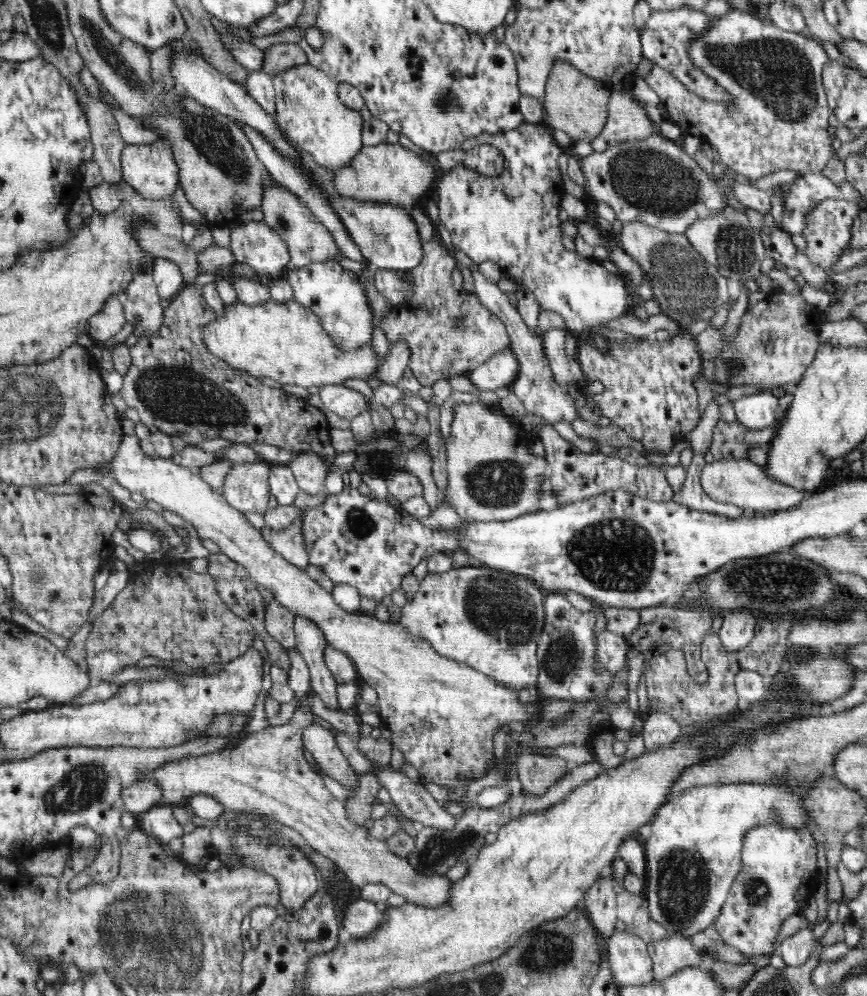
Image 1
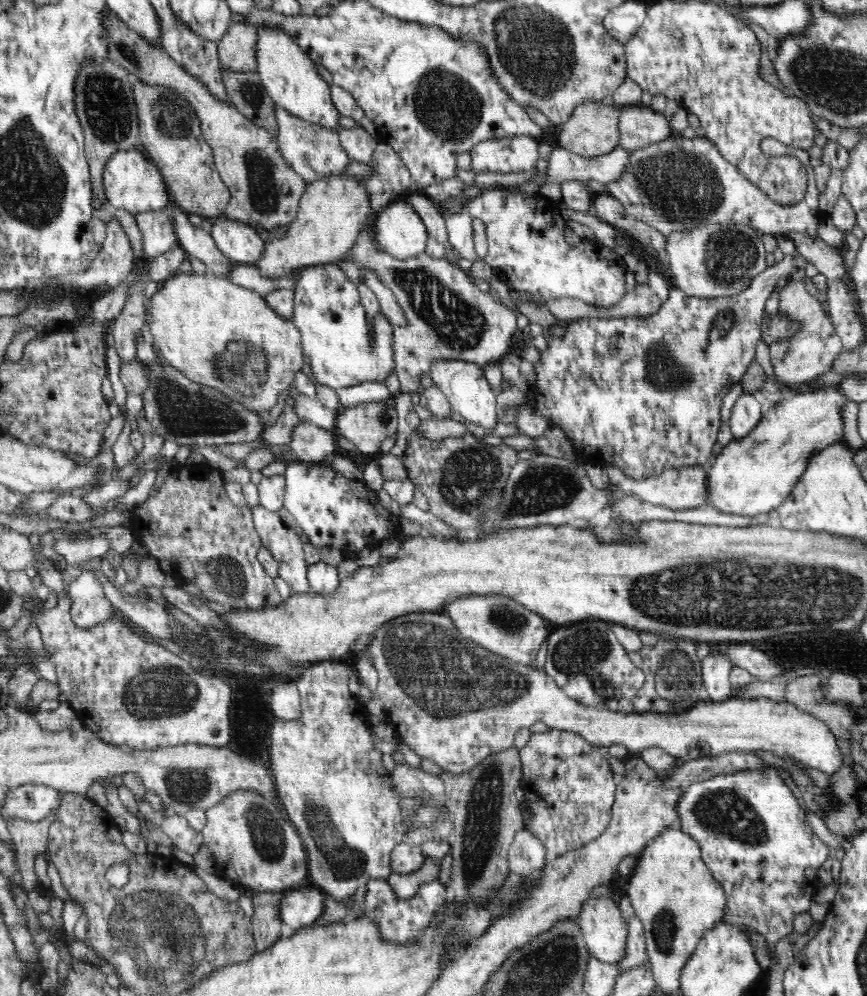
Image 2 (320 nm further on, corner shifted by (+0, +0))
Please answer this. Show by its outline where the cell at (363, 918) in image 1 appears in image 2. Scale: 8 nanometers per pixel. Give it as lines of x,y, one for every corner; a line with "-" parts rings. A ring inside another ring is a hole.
311,887
285,890
280,900
280,920
295,929
314,926
324,910
323,896
324,893

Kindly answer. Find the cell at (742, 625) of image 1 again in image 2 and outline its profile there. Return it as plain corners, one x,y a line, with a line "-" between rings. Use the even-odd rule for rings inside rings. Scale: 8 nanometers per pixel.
719,651
708,655
701,662
701,675
706,691
708,691
708,700
725,702
735,697
736,692
729,680
729,674
735,666
728,661
728,657

